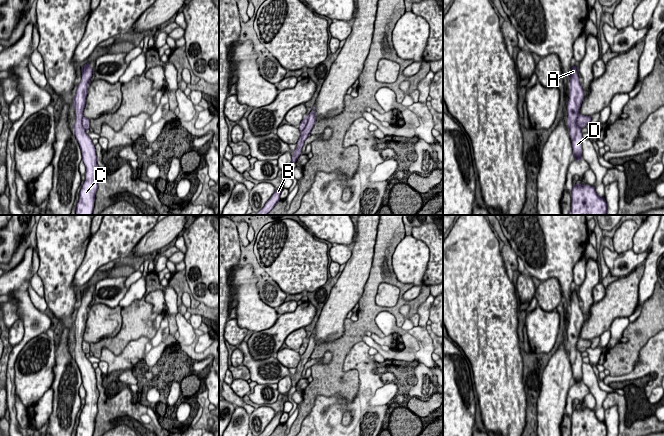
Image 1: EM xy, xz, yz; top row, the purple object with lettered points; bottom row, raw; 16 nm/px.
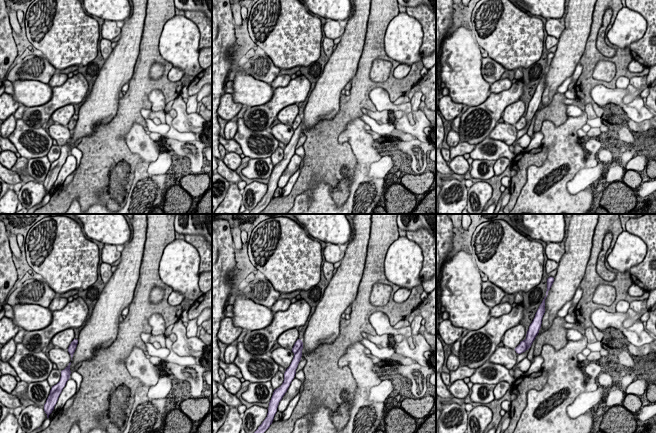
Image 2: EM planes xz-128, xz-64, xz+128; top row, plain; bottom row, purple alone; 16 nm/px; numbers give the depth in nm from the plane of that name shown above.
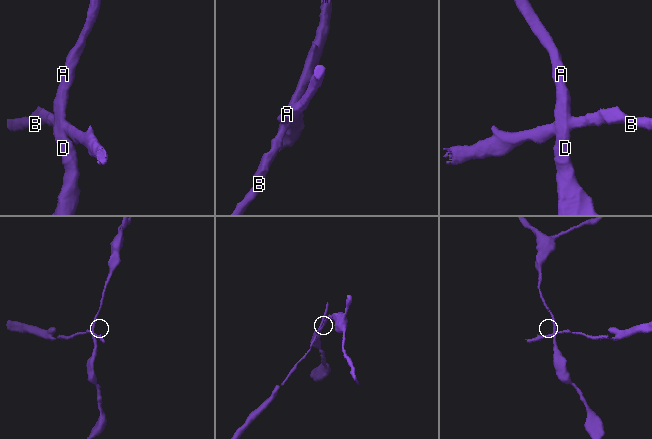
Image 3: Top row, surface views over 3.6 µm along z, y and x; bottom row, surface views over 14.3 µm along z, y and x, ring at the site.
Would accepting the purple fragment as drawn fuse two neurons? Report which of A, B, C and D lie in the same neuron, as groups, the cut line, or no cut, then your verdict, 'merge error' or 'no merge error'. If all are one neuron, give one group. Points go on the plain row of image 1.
A C D / B | xz (308, 340), (306, 350), (301, 355) | merge error

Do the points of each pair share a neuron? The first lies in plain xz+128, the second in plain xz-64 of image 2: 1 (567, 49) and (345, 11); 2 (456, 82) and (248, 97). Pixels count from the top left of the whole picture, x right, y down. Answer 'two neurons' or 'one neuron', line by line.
1: two neurons
2: one neuron

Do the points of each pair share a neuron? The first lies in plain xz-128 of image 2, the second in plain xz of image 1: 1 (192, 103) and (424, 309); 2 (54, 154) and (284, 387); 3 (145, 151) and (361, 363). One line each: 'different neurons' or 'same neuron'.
1: same neuron
2: same neuron
3: same neuron

